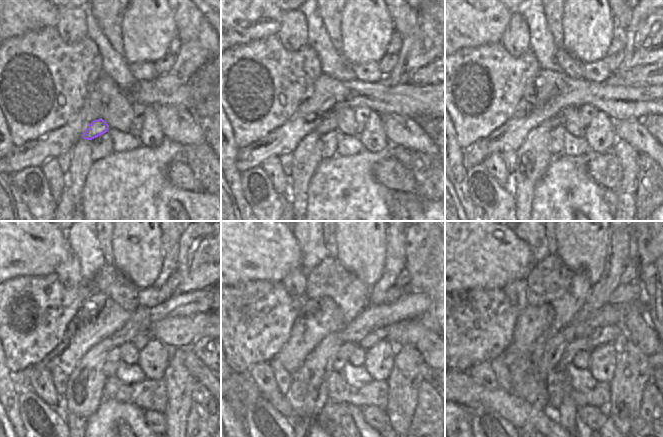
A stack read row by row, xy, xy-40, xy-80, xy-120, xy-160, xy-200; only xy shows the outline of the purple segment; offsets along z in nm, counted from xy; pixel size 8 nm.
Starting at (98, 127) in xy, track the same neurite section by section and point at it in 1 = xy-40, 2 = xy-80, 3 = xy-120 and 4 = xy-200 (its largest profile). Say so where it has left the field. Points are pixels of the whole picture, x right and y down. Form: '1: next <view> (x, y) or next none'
1: next xy-40 (329, 123)
2: next xy-80 (557, 120)
3: next xy-120 (190, 303)
4: next xy-200 (609, 314)

